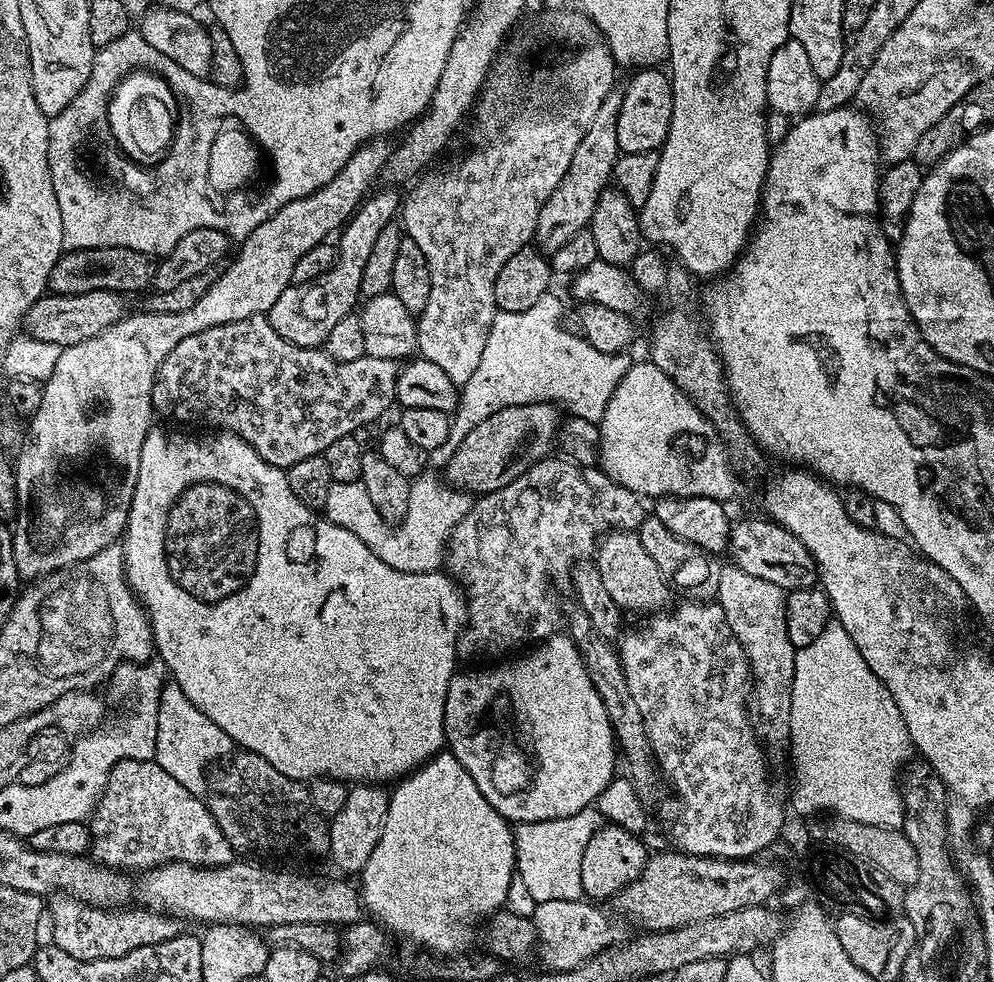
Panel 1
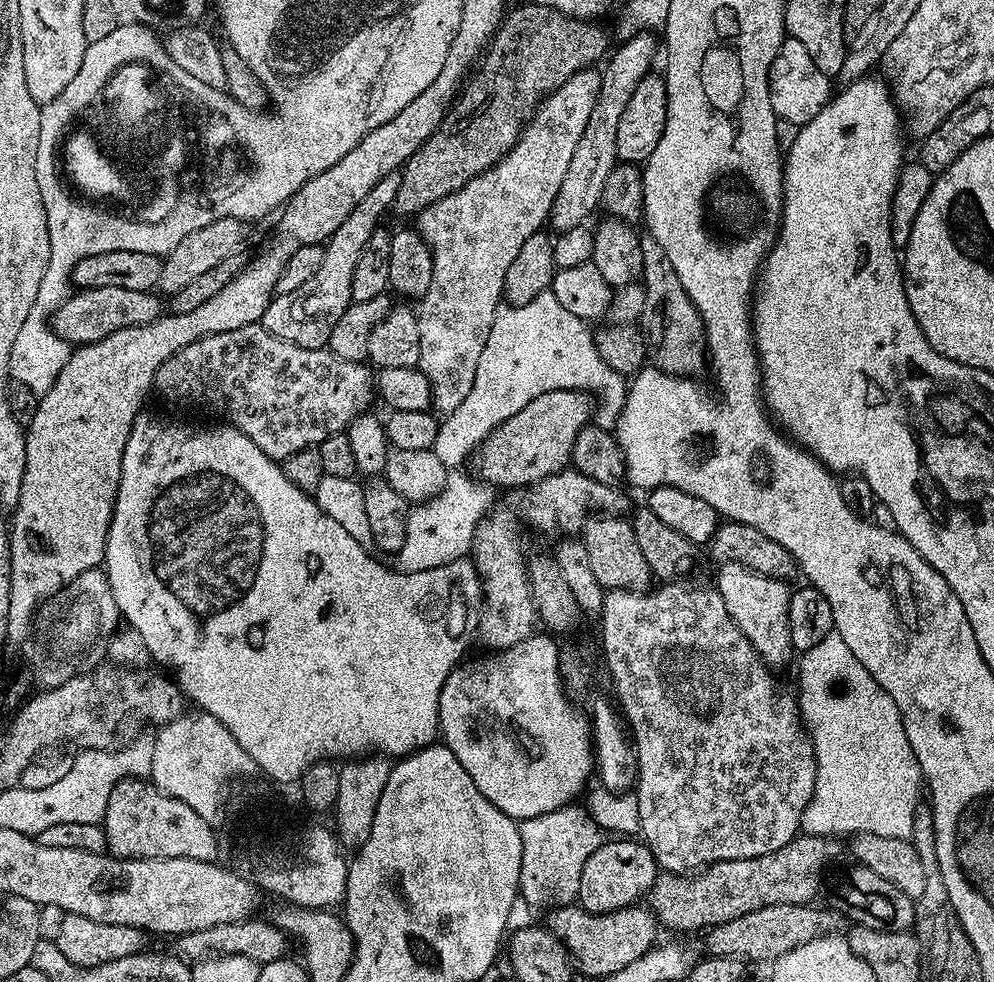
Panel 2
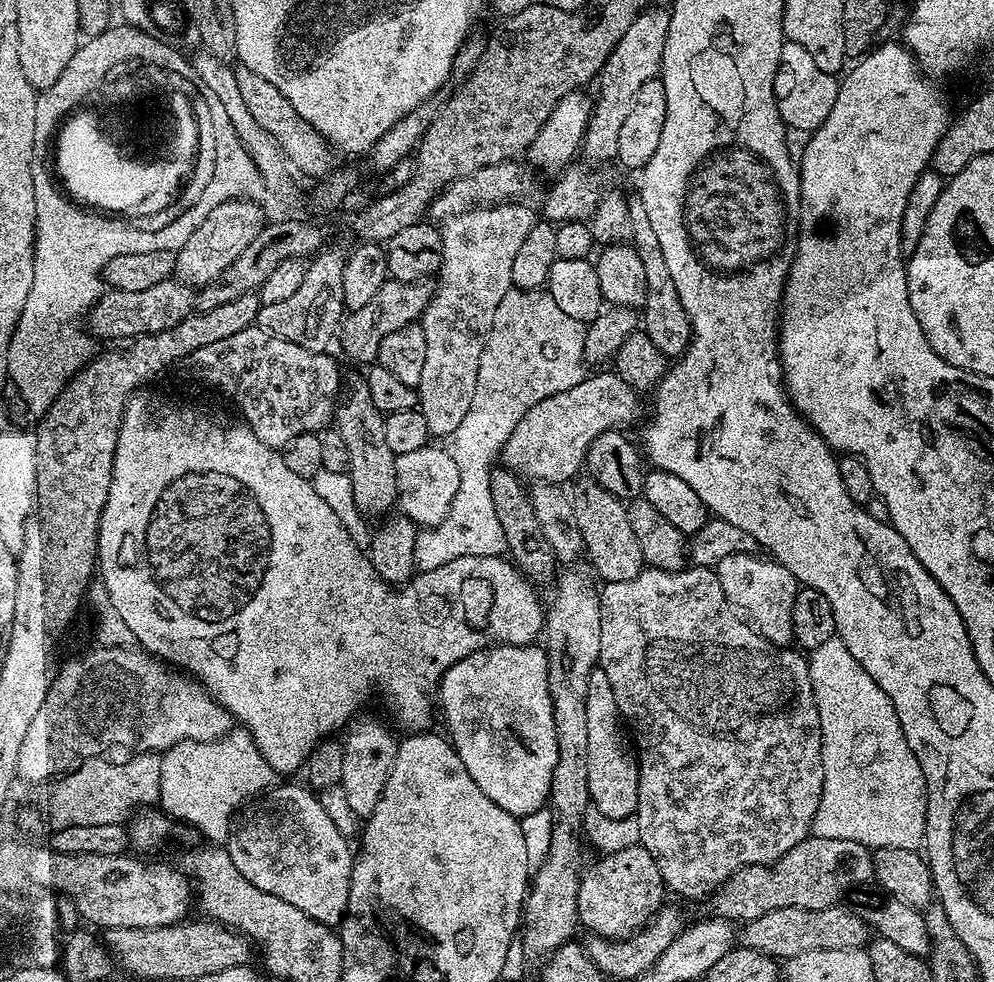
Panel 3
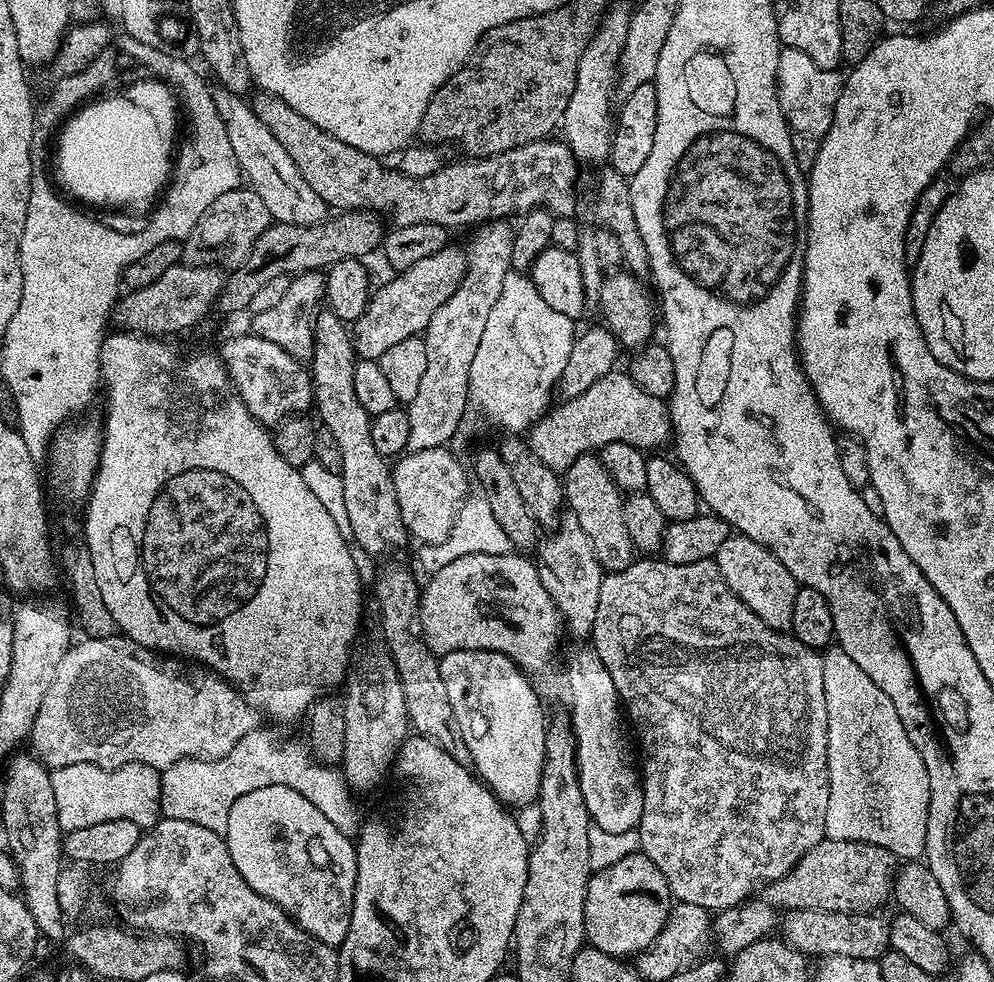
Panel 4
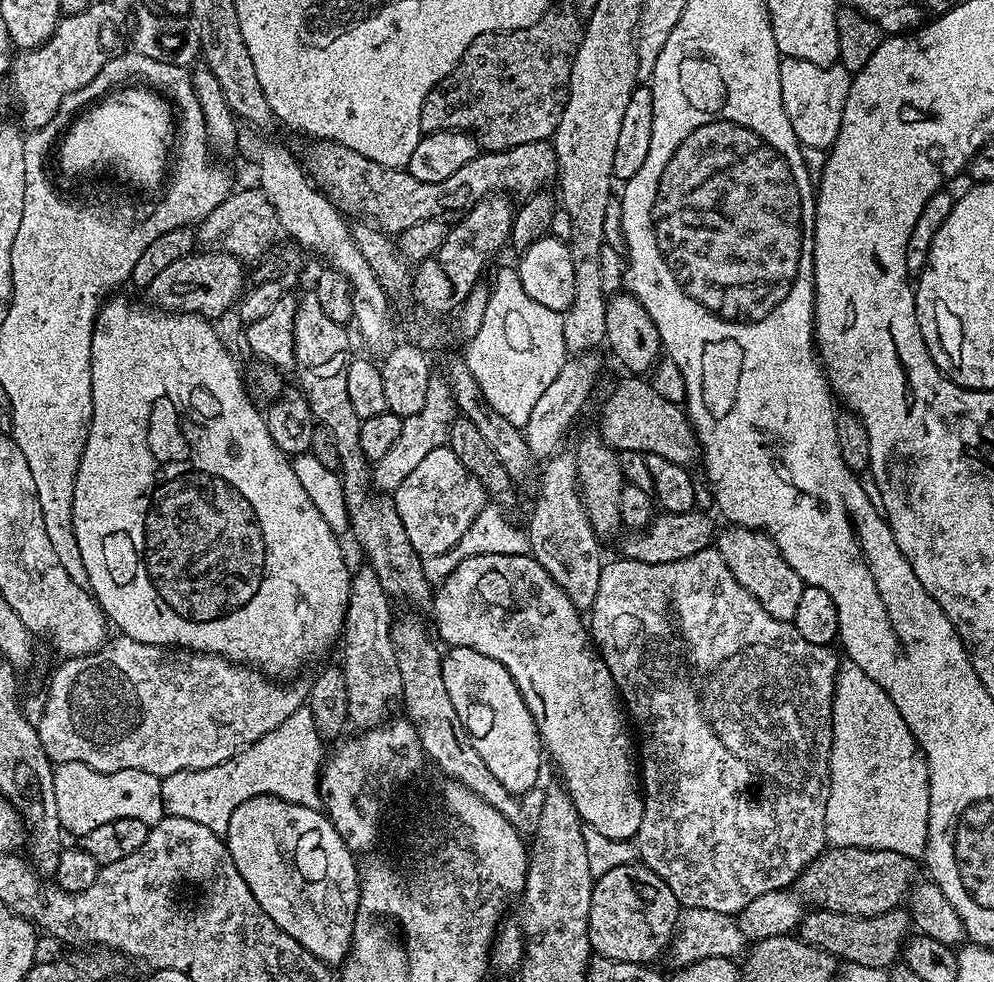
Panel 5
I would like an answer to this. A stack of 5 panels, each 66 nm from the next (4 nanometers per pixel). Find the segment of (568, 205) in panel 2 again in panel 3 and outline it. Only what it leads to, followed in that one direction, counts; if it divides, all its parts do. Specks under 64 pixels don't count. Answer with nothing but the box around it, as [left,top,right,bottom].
[582,6,671,164]

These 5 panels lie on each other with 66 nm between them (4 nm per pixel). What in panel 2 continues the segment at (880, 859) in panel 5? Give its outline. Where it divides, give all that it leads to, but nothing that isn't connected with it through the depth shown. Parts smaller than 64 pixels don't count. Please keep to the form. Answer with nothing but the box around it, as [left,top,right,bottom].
[646,835,841,933]

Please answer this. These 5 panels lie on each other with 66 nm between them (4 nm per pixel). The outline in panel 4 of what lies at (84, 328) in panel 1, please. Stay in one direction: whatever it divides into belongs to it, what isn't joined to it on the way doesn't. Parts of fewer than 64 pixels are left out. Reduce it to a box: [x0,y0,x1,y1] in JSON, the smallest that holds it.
[111,262,226,338]

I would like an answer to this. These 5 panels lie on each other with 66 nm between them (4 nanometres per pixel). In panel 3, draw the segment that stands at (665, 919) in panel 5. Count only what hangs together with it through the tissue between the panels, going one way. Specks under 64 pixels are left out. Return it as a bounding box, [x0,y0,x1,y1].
[577,844,666,940]

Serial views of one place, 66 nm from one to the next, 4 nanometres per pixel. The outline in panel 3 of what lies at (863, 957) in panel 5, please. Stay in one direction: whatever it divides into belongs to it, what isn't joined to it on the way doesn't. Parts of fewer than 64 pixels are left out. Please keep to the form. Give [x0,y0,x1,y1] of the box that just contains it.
[738,906,870,962]

